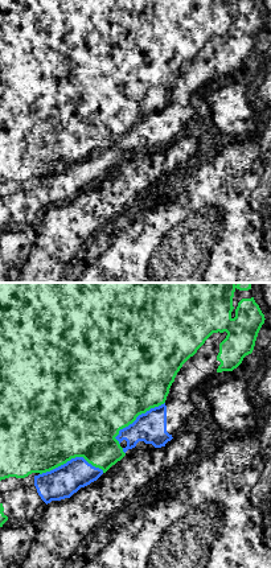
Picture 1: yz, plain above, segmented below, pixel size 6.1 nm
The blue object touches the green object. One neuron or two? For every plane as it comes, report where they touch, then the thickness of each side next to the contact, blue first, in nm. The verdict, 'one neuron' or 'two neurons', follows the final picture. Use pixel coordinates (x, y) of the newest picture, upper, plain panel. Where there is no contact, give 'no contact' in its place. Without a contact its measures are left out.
(72, 163) | 190/500 nm

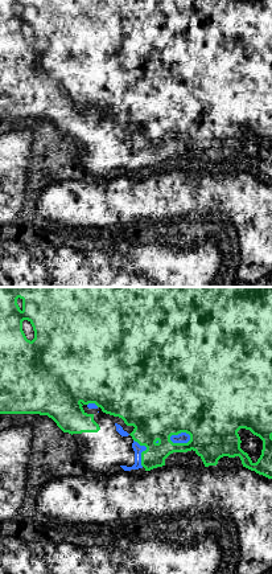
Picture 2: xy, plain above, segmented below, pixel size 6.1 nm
(178, 138) | 60/500 nm

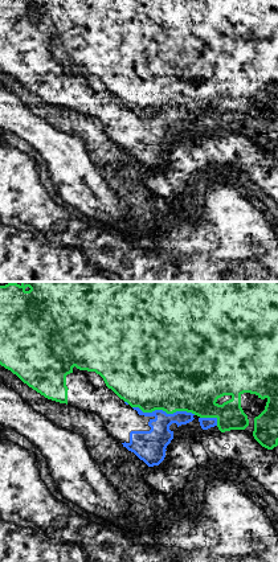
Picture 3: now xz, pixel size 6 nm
(164, 115) | 190/480 nm

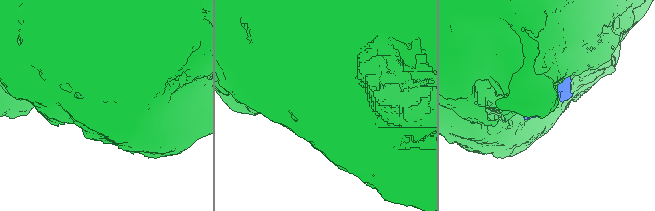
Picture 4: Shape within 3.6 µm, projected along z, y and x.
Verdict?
one neuron

